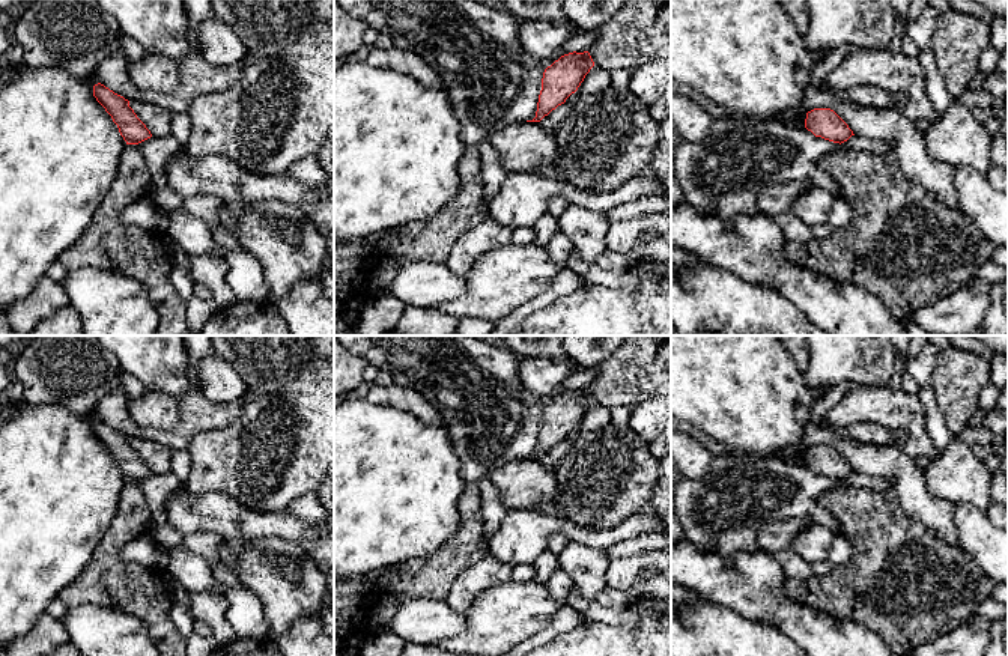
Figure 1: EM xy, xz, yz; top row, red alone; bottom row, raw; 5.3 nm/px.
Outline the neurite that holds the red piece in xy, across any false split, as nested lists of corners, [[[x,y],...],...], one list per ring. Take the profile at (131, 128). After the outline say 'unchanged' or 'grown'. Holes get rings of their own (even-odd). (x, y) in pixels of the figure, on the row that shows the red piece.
[[[101,83],[93,86],[93,96],[111,116],[126,144],[138,144],[152,137],[150,131],[129,107],[128,99],[114,93]]] | unchanged

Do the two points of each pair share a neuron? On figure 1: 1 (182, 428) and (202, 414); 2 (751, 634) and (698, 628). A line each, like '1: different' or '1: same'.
1: same
2: same

